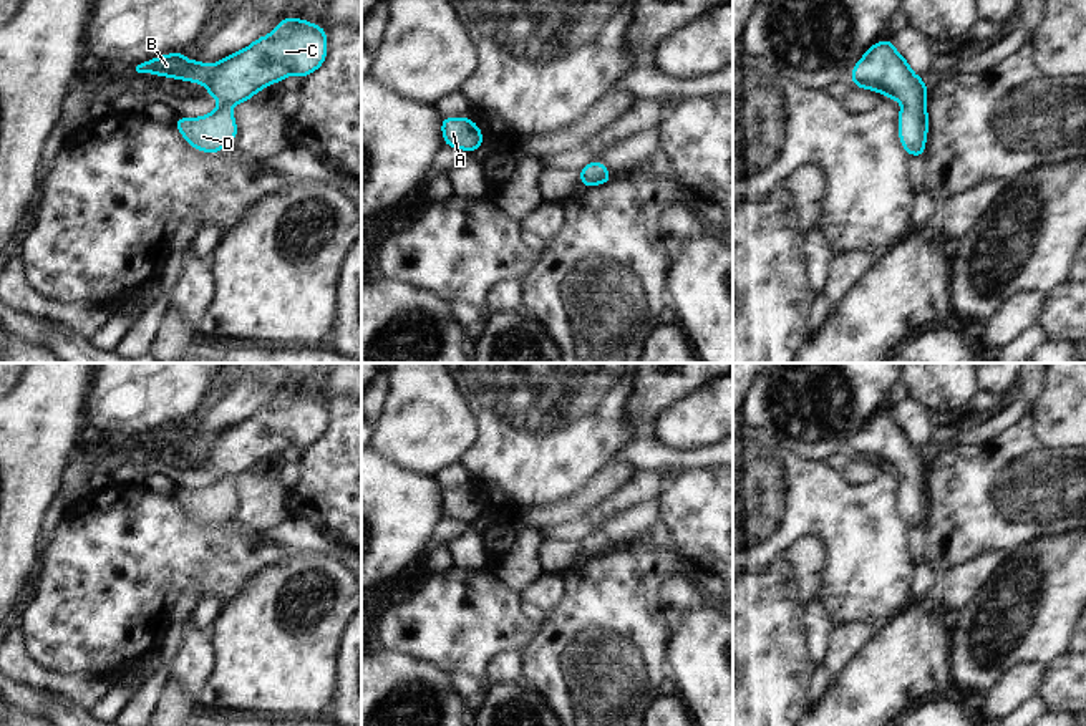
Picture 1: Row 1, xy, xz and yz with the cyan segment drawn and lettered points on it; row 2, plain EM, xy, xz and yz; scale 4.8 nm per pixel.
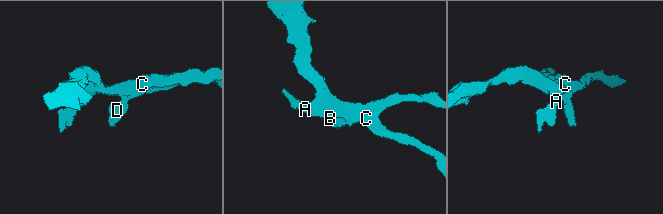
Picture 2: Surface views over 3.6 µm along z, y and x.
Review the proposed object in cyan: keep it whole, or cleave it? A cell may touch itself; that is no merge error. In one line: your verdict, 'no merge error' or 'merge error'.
no merge error

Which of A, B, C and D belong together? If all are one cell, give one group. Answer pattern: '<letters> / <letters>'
A B C D

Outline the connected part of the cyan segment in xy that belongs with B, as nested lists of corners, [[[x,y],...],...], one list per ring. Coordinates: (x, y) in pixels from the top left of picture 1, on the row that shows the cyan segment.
[[[287,17],[270,35],[214,65],[187,61],[186,53],[167,53],[131,70],[136,76],[149,71],[206,86],[221,106],[206,116],[176,118],[174,126],[194,149],[214,154],[237,138],[234,104],[290,75],[307,78],[323,65],[327,48],[327,31],[320,25]]]

